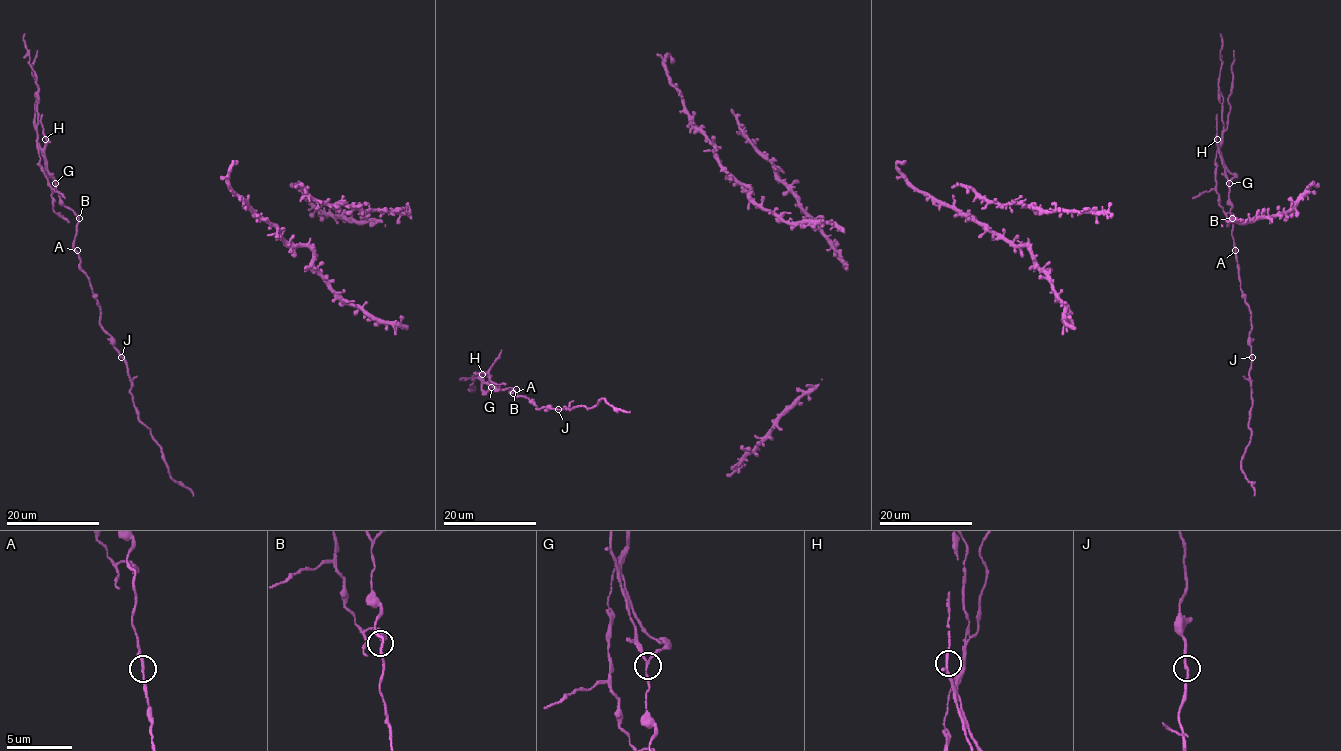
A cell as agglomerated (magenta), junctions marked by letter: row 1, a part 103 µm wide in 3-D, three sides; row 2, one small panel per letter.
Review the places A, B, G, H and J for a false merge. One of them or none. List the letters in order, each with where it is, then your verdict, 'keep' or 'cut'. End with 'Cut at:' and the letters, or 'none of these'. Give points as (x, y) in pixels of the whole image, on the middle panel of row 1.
A: place (513, 393); keep
B: place (516, 389); keep
G: place (491, 387); cut
H: place (482, 374); keep
J: place (558, 409); keep
Cut at: G

